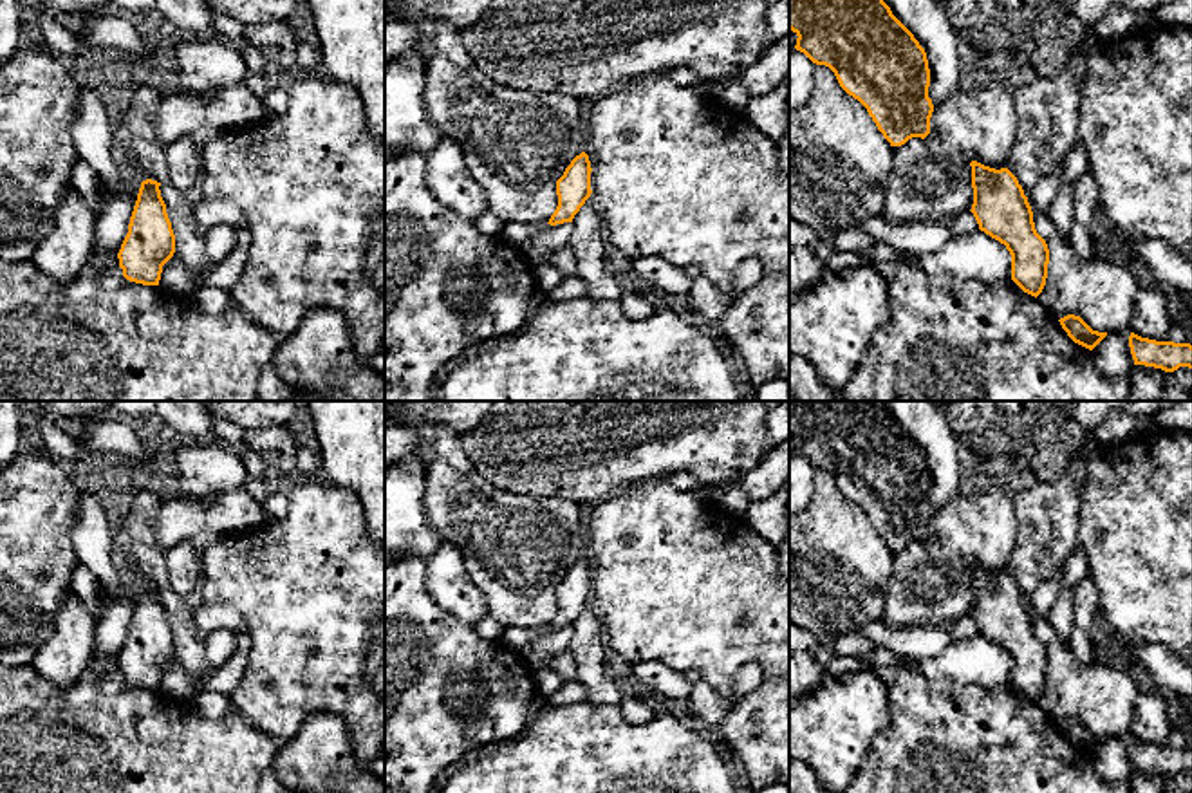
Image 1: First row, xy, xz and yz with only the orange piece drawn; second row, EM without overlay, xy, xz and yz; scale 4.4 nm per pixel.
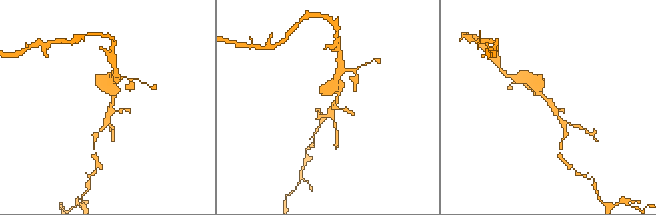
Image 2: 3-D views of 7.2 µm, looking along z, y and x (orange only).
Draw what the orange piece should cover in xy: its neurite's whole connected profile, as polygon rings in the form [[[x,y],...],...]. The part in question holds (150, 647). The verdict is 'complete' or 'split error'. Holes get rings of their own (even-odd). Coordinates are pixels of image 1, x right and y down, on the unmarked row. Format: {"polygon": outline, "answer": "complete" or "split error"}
{"polygon": [[[141,587],[128,638],[117,658],[123,681],[143,690],[159,690],[163,670],[175,658],[175,639],[159,594],[161,587]]], "answer": "complete"}

